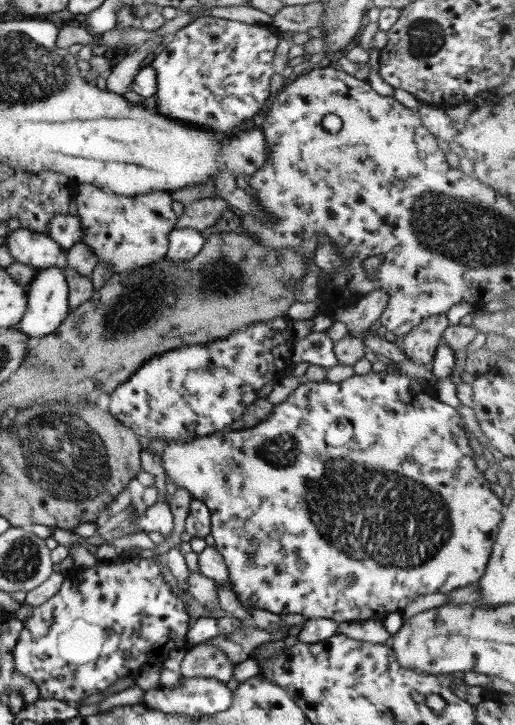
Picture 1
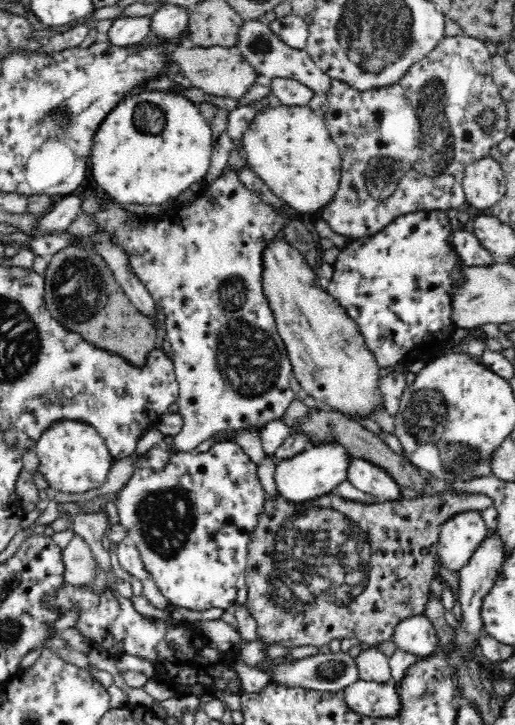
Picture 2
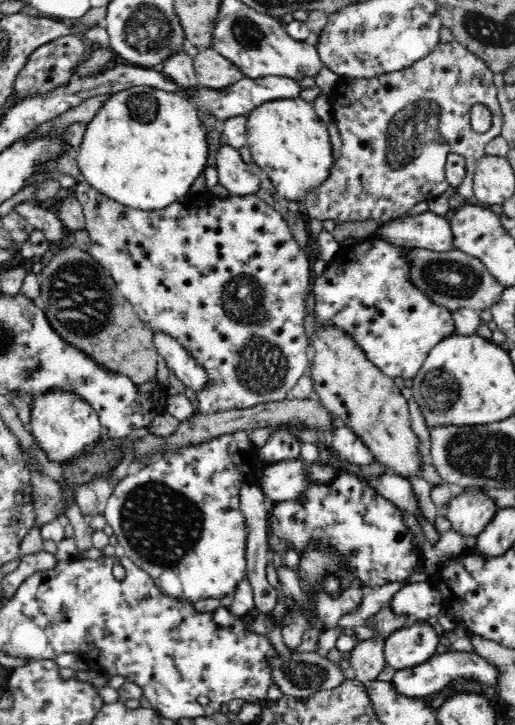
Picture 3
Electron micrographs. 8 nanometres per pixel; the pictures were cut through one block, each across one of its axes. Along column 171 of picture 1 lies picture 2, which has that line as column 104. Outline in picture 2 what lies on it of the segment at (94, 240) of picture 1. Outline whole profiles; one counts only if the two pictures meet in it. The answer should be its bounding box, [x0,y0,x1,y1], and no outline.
[91,166,297,452]

